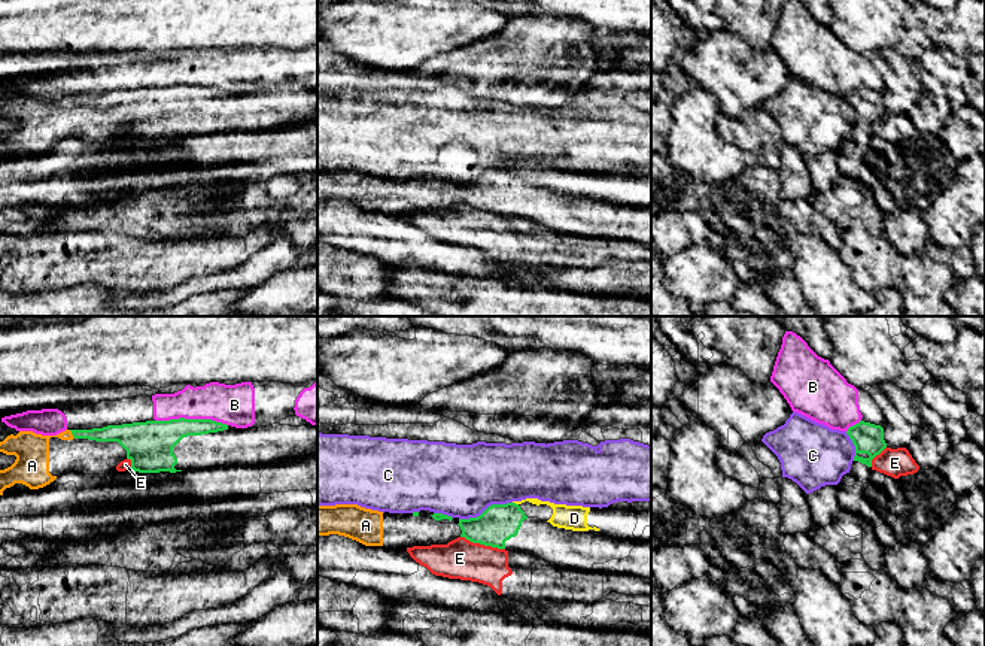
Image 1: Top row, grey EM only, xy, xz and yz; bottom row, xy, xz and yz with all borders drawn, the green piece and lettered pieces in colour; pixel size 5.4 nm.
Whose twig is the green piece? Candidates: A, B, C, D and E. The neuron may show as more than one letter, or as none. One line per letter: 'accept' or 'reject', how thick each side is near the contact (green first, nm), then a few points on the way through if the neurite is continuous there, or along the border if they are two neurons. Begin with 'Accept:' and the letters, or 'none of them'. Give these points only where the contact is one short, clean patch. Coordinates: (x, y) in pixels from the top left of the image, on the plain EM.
Accept: A
A: accept; 100 nm thick on the green side, 190 nm on the other
B: reject; 240 nm thick on the green side, 220 nm on the other
C: reject; 200 nm thick on the green side, 400 nm on the other
D: reject; 200 nm thick on the green side, 80 nm on the other; border along xz (513, 167), (517, 170)
E: reject; 200 nm thick on the green side, 220 nm on the other; border along xz (461, 202), (504, 215)

